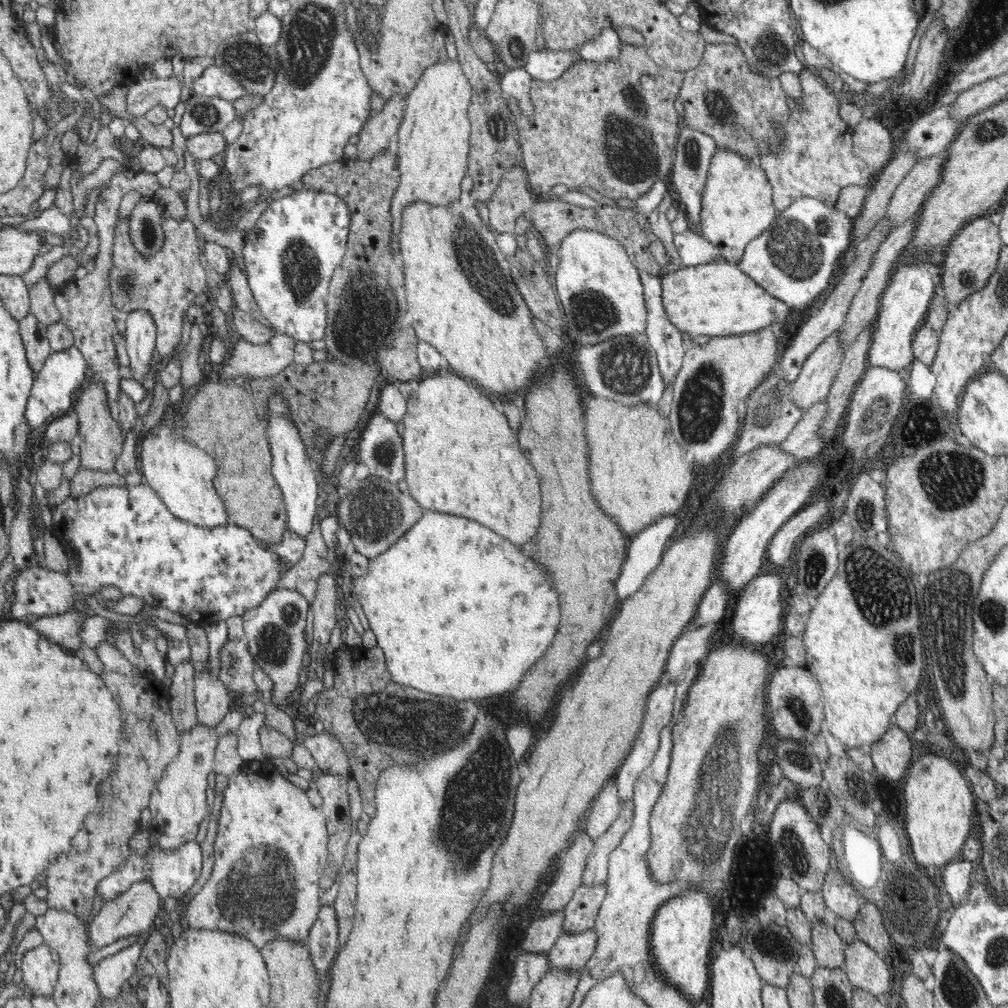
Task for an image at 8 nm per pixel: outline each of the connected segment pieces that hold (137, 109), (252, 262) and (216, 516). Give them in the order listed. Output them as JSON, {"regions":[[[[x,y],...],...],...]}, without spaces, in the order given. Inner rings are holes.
{"regions":[[[[141,73],[128,85],[126,108],[135,117],[144,115],[152,107],[162,105],[170,118],[180,101],[181,86],[173,74],[168,78],[152,77],[146,80]]],[[[297,187],[295,189],[295,191],[290,194],[290,195],[286,195],[286,196],[282,196],[282,198],[279,198],[278,200],[274,200],[270,203],[269,207],[261,214],[261,217],[259,218],[259,221],[257,222],[257,225],[254,226],[251,230],[248,230],[246,232],[246,240],[245,240],[245,245],[243,247],[243,259],[245,262],[245,267],[246,267],[246,272],[247,272],[247,282],[248,285],[252,291],[253,297],[255,298],[257,305],[259,307],[259,309],[261,310],[261,313],[265,316],[266,320],[269,320],[271,323],[271,326],[273,326],[273,328],[275,328],[275,330],[278,331],[278,333],[287,335],[292,337],[292,339],[296,339],[296,341],[301,342],[301,343],[307,343],[310,344],[313,341],[317,341],[317,340],[322,340],[322,338],[325,338],[325,333],[326,333],[326,329],[327,329],[327,299],[328,299],[328,292],[331,290],[331,280],[332,280],[332,276],[334,275],[334,272],[336,271],[336,268],[339,266],[339,264],[342,262],[346,249],[347,249],[347,238],[348,238],[348,233],[349,233],[349,222],[350,222],[350,211],[349,211],[349,207],[347,206],[347,204],[339,197],[336,196],[335,194],[332,194],[331,192],[326,192],[326,191],[322,191],[320,189],[316,189],[316,188],[307,188],[307,187]],[[258,227],[261,232],[263,232],[263,234],[260,237],[256,237],[254,235],[252,235],[252,230]]],[[[170,404],[167,408],[162,420],[149,431],[138,447],[138,464],[144,483],[157,492],[168,510],[180,520],[202,528],[226,526],[228,513],[213,486],[213,479],[218,474],[215,460],[185,439],[184,416],[180,406]]]]}

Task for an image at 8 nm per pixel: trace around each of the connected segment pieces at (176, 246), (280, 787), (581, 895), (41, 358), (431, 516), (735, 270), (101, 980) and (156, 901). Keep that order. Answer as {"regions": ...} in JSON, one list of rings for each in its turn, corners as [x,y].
{"regions":[[[[164,208],[163,231],[163,247],[151,257],[144,257],[142,253],[134,251],[134,248],[132,248],[132,237],[130,237],[130,233],[128,233],[130,232],[130,229],[128,229],[128,218],[117,221],[113,240],[112,266],[108,271],[107,279],[115,310],[126,313],[130,312],[130,310],[147,310],[147,313],[152,317],[156,325],[156,349],[158,349],[160,356],[162,356],[164,360],[168,360],[168,358],[172,358],[181,347],[184,312],[187,312],[188,308],[192,306],[194,298],[196,298],[198,294],[202,294],[207,284],[206,271],[200,263],[202,248],[200,248],[200,244],[198,244],[199,241],[194,224],[187,218],[176,221]]],[[[266,760],[256,762],[245,762],[243,767],[234,774],[229,775],[228,784],[223,790],[220,817],[218,818],[218,834],[214,842],[214,865],[210,879],[203,889],[189,902],[185,914],[187,923],[192,929],[219,930],[220,932],[231,932],[247,938],[256,948],[262,949],[274,938],[285,938],[290,942],[307,942],[310,928],[316,922],[316,916],[320,912],[320,898],[322,890],[319,886],[320,878],[326,871],[328,864],[329,835],[327,834],[327,823],[320,808],[315,808],[308,799],[306,791],[288,781],[273,763]]],[[[604,883],[576,888],[572,900],[562,909],[564,911],[562,932],[579,933],[594,929],[594,922],[606,893],[608,890]]],[[[29,311],[28,316],[24,314],[20,318],[19,329],[30,369],[34,371],[36,376],[42,370],[47,357],[54,352],[50,340],[48,340],[45,326]]],[[[430,510],[428,514],[420,516],[420,522],[414,524],[408,532],[404,532],[388,550],[369,559],[366,573],[356,579],[356,596],[370,622],[371,631],[376,635],[377,645],[383,650],[384,663],[393,681],[402,686],[424,690],[434,696],[450,696],[454,700],[472,700],[477,705],[484,698],[496,698],[500,694],[514,692],[526,673],[532,671],[536,660],[545,654],[546,648],[555,637],[561,618],[559,594],[549,581],[549,574],[546,574],[547,568],[542,570],[536,561],[524,552],[523,548],[516,550],[516,546],[512,546],[511,542],[508,544],[508,540],[503,536],[494,534],[492,530],[472,520]]],[[[724,258],[716,259],[708,264],[698,264],[698,266],[684,266],[676,272],[662,273],[659,278],[662,283],[662,303],[670,317],[670,324],[682,334],[692,337],[704,335],[712,338],[756,333],[770,324],[780,324],[785,332],[790,328],[793,330],[796,328],[794,312],[788,304],[770,295],[766,289],[748,278],[738,265]]],[[[132,945],[95,965],[93,980],[102,998],[120,999],[122,984],[134,974],[134,968],[141,954],[142,946]]],[[[152,881],[133,883],[127,892],[116,896],[114,900],[106,902],[100,911],[91,919],[89,924],[89,945],[92,946],[92,954],[100,952],[102,948],[110,946],[112,942],[122,937],[145,934],[154,928],[154,920],[163,912],[162,898],[152,888]]]]}

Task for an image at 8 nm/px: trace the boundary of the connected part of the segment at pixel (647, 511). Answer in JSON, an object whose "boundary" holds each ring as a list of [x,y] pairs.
{"boundary":[[[593,394],[582,403],[590,485],[597,505],[628,539],[662,516],[677,515],[686,504],[694,472],[657,406],[641,403],[628,407]]]}

